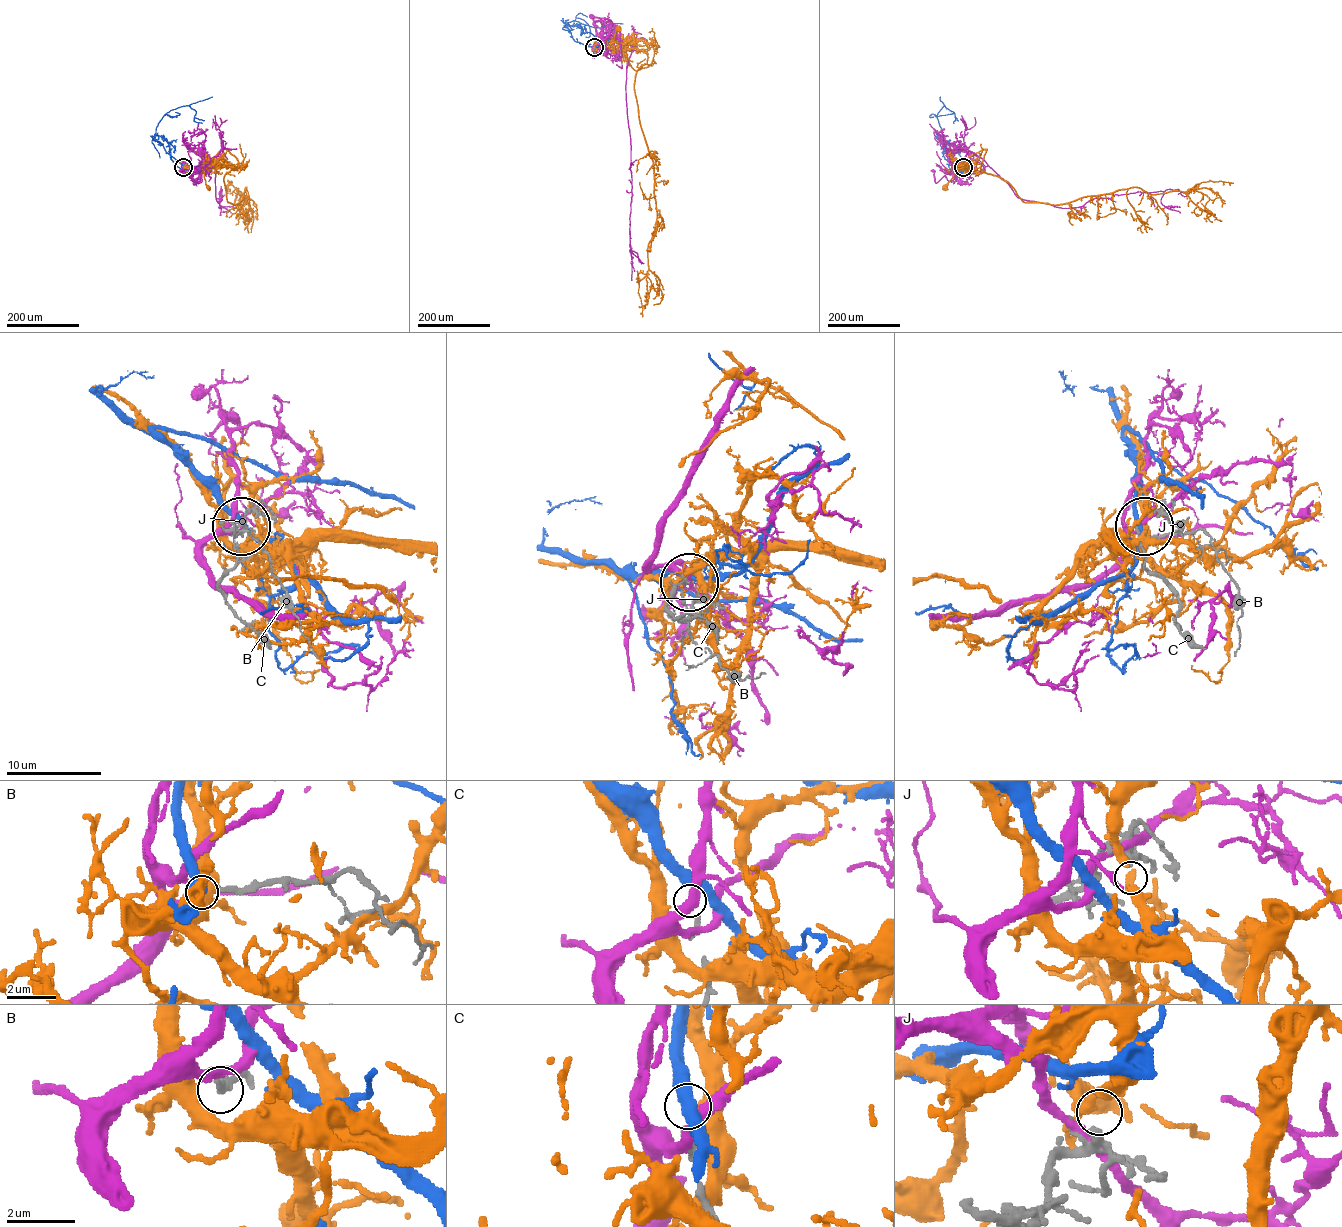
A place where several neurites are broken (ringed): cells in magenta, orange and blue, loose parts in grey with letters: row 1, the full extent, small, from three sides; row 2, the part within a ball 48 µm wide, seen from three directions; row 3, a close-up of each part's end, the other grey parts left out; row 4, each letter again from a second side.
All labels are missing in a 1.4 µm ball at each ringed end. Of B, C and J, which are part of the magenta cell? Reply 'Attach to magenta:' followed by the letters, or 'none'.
Attach to magenta: B

